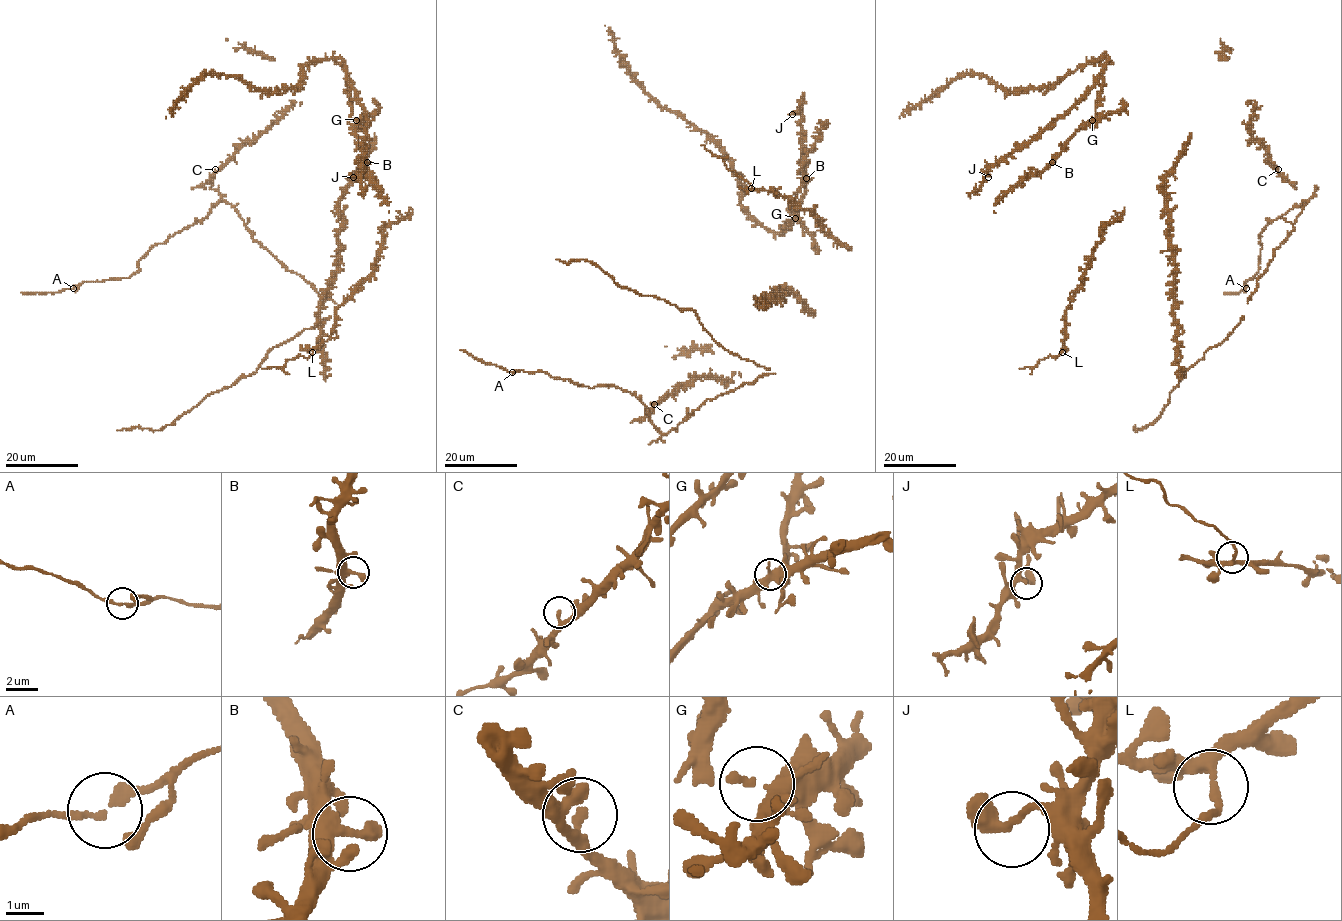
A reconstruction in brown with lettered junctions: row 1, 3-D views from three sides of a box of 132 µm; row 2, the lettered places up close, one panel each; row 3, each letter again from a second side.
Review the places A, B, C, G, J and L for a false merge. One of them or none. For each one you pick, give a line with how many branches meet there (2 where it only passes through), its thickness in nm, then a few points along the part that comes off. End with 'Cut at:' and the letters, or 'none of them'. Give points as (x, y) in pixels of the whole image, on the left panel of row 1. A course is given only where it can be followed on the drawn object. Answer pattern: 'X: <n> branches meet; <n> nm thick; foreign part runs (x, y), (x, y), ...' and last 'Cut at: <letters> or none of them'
L: 3 branches meet; 190 nm thick; foreign part runs (312, 352), (308, 358), (299, 355), (288, 359), (284, 367), (261, 369)
Cut at: L

